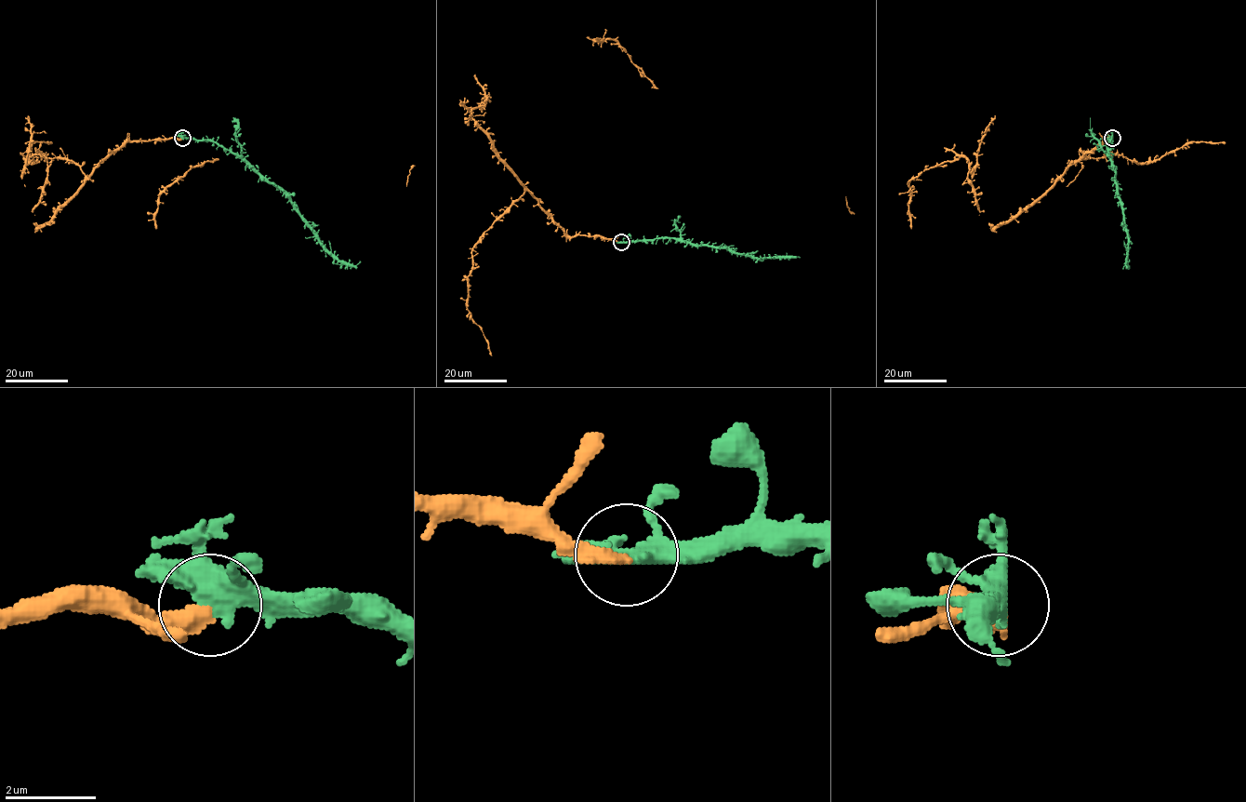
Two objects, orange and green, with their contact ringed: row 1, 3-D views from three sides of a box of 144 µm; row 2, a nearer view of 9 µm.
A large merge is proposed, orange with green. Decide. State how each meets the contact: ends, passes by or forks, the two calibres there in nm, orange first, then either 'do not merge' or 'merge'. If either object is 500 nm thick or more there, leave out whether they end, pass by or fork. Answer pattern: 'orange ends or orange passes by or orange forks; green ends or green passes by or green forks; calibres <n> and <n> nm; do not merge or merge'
orange ends; green forks; calibres 320 and 380 nm; do not merge

